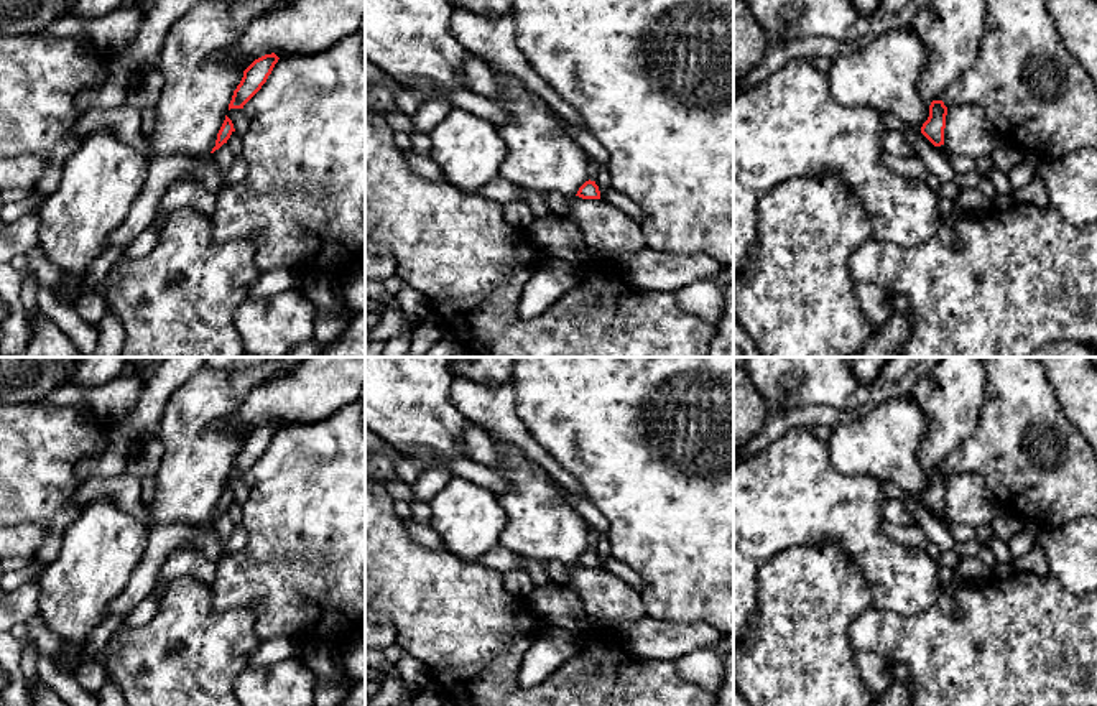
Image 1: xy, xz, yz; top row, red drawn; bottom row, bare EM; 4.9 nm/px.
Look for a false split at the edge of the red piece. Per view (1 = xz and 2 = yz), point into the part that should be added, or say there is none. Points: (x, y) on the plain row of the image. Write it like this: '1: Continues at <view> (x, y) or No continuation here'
1: No continuation here
2: No continuation here

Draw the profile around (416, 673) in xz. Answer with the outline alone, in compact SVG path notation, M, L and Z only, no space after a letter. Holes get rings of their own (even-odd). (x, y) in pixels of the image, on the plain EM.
M408 652L401 653L396 668L406 683L413 688L434 685L433 670Z

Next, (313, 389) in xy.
M304 357L253 387L229 421L243 439L258 426L322 421L365 395L365 357Z

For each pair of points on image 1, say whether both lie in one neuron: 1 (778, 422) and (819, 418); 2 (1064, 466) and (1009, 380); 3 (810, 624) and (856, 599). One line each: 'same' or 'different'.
1: same
2: same
3: same

